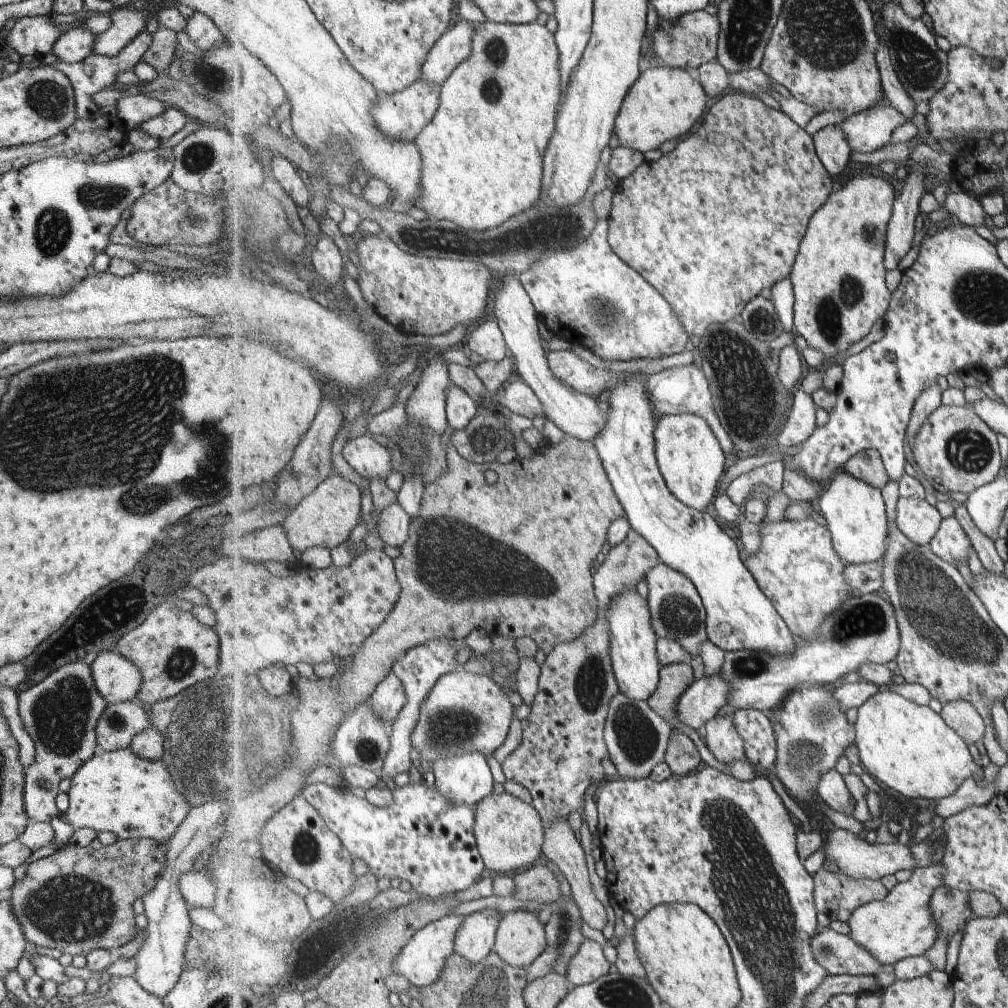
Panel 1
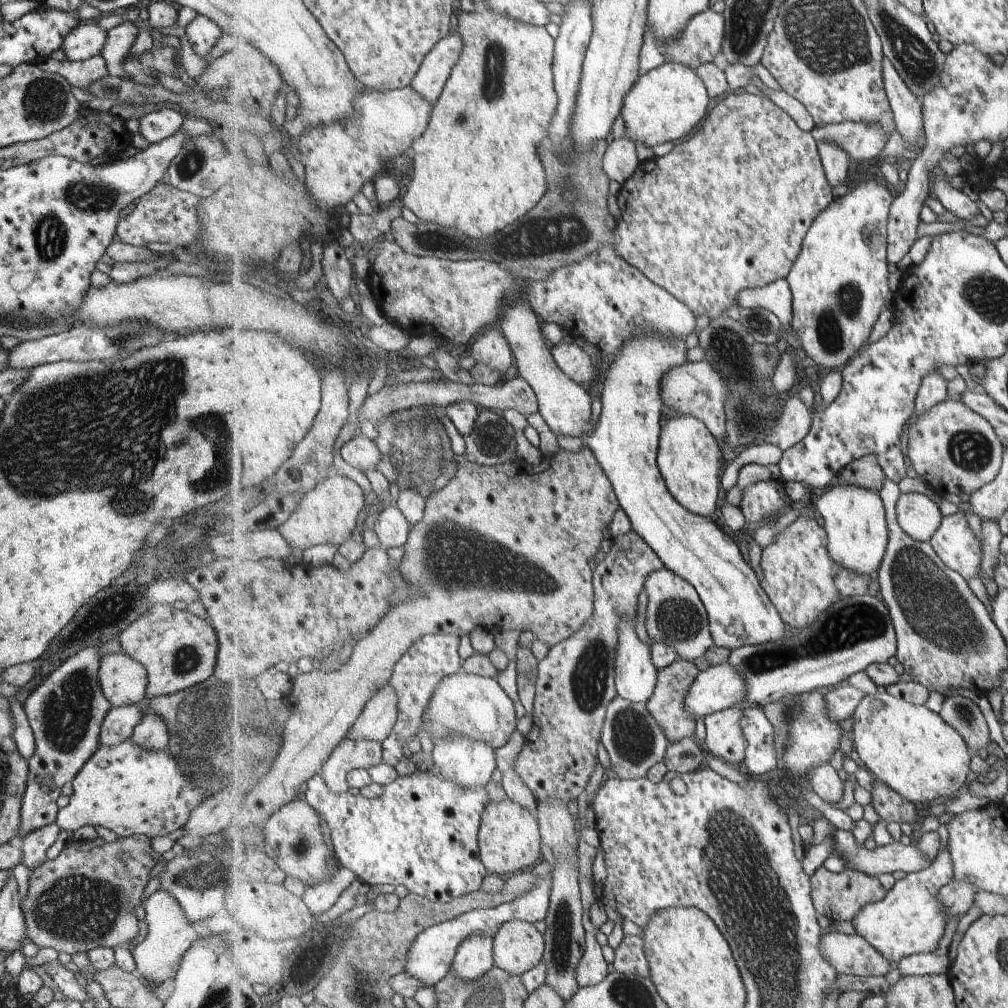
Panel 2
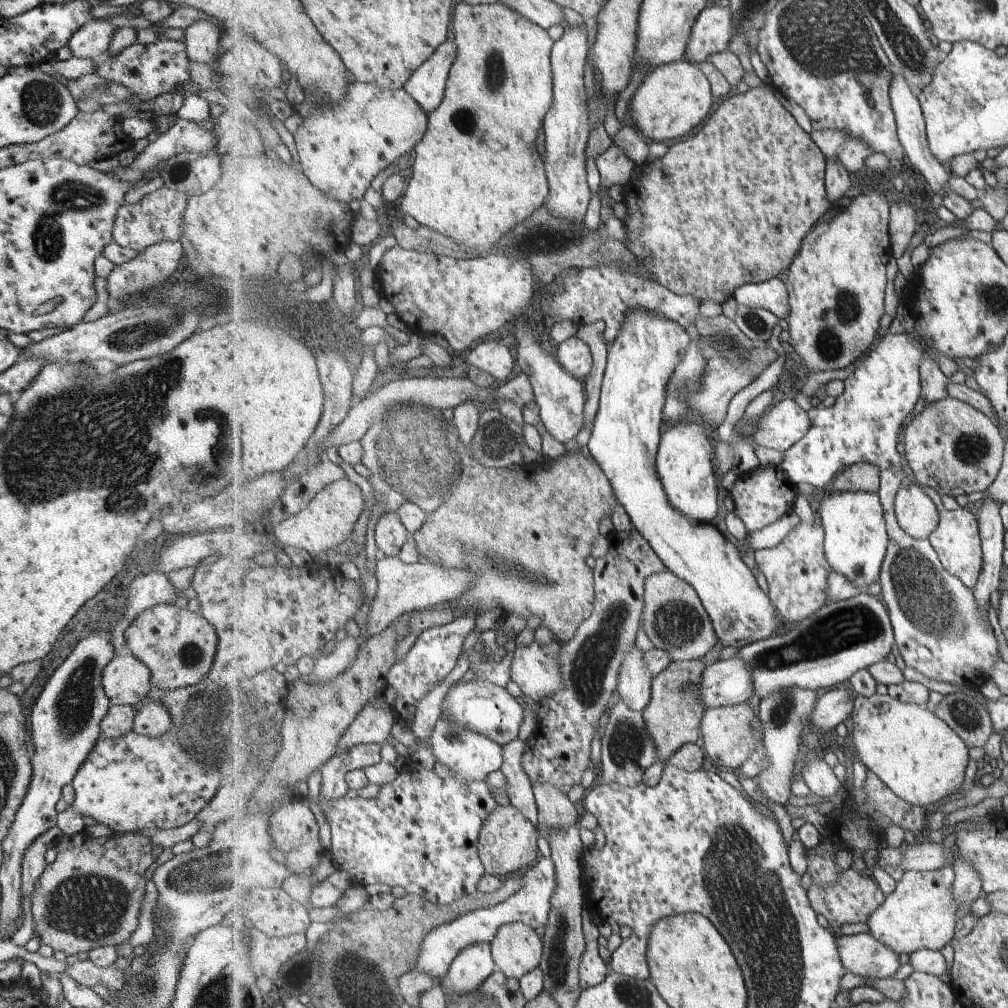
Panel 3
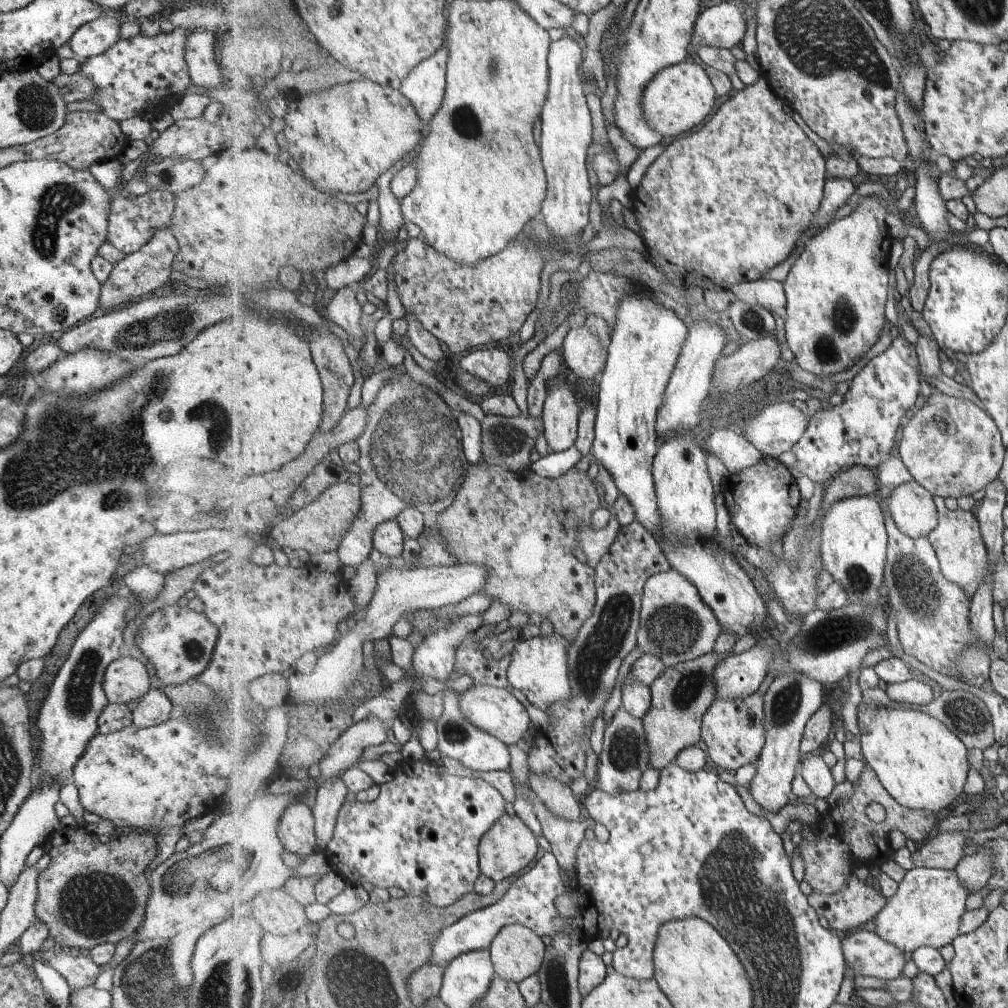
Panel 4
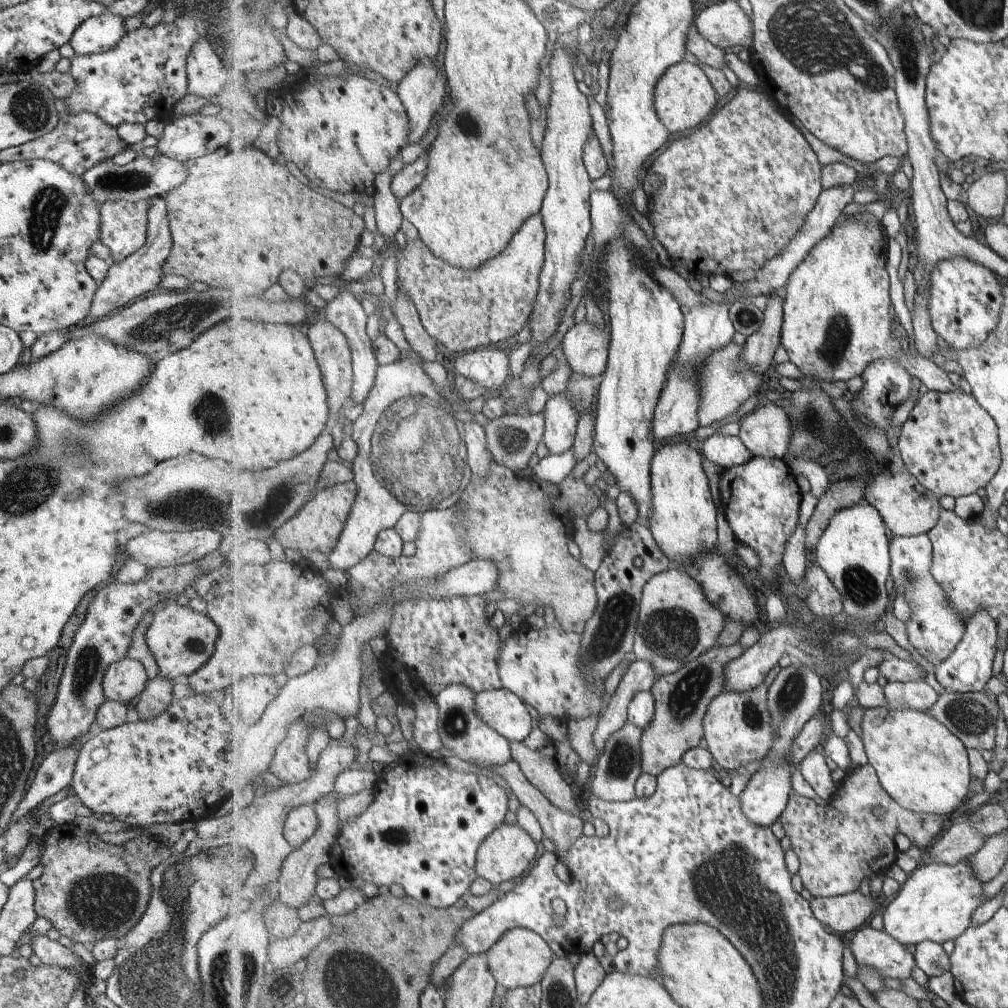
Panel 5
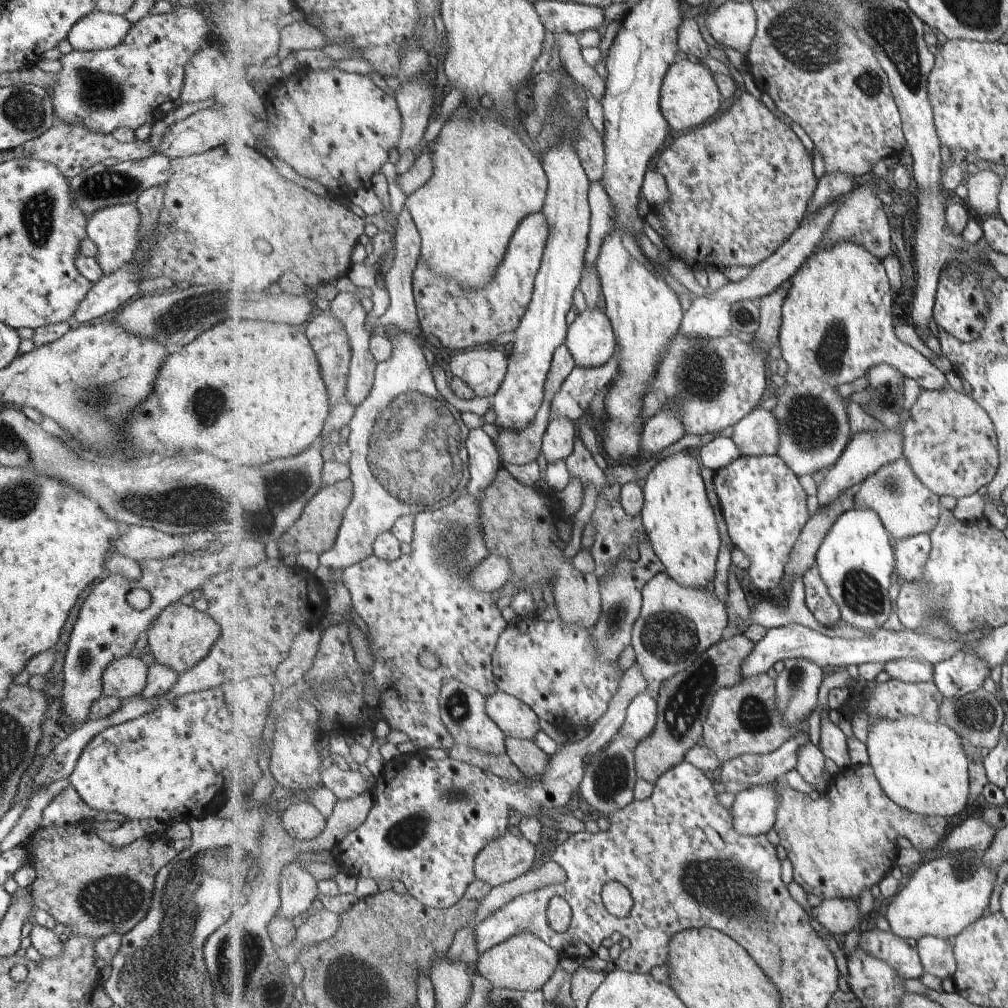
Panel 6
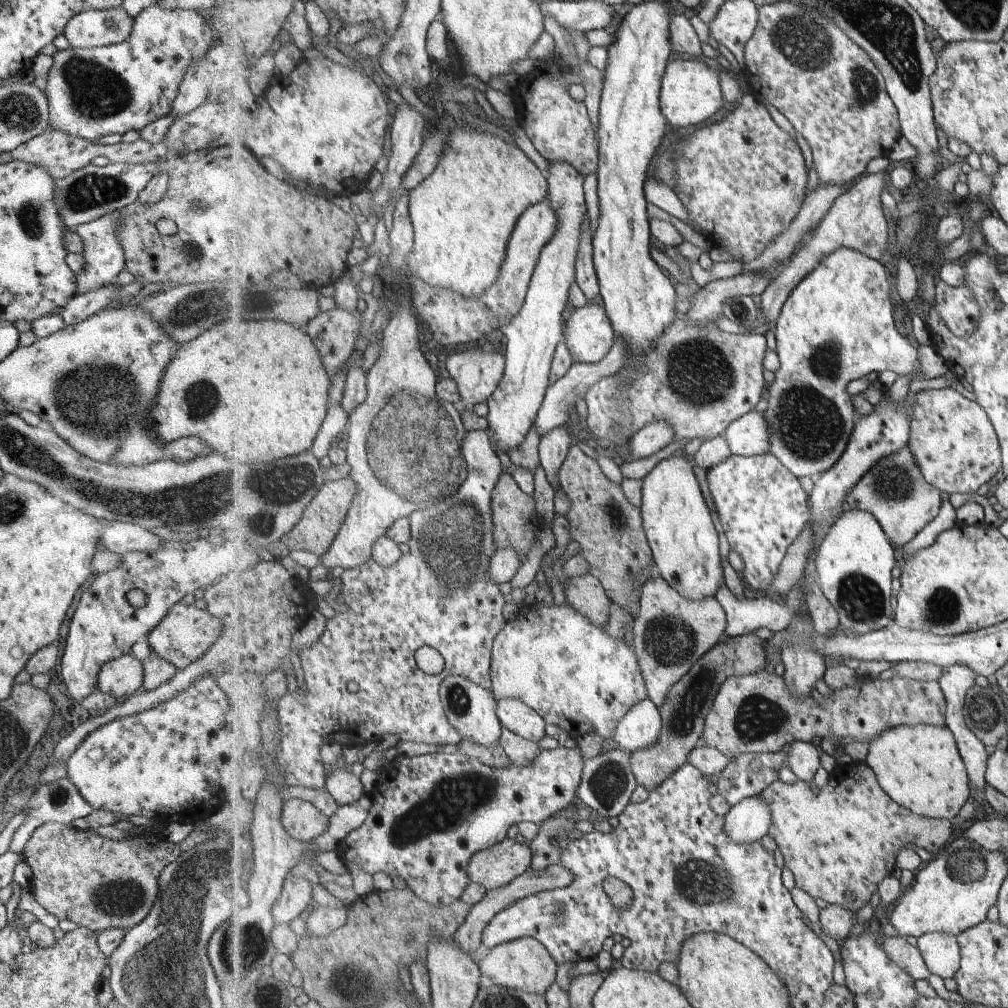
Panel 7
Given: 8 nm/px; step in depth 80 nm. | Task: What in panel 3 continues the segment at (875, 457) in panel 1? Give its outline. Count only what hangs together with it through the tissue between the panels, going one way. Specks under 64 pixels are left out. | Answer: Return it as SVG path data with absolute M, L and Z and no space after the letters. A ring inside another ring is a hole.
M867 462L849 466L832 482L832 491L837 492L880 492L881 470Z

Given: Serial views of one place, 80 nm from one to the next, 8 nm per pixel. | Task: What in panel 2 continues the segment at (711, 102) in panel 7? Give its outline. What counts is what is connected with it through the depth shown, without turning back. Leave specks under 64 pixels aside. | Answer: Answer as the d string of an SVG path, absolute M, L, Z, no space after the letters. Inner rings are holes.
M667 63L647 71L626 96L621 116L625 126L625 138L653 148L657 144L675 142L685 138L697 128L711 106L710 90L694 69L681 63Z

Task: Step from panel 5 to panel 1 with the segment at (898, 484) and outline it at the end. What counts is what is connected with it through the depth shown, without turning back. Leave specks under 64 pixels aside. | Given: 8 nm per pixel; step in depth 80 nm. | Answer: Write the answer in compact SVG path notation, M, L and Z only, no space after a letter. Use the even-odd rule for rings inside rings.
M915 495L900 497L896 504L895 524L901 532L915 544L929 544L939 532L944 519L936 505Z

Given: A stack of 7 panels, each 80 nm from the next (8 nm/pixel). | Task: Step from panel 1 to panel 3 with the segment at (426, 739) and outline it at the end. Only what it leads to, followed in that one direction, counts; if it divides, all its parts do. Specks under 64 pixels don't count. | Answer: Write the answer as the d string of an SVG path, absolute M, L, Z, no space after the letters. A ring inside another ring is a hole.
M477 678L469 682L460 680L449 690L443 711L453 722L459 722L461 726L494 739L495 742L505 747L518 738L523 718L525 718L524 706L521 706L515 699L512 691L497 686L489 680Z

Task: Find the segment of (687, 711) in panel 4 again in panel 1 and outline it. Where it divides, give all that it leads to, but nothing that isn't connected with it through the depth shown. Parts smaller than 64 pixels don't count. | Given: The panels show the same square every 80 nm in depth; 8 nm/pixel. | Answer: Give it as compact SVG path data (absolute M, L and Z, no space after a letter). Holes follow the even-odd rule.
M688 662L673 663L662 667L658 689L648 700L651 708L664 716L672 724L678 718L678 700L695 682L695 672Z

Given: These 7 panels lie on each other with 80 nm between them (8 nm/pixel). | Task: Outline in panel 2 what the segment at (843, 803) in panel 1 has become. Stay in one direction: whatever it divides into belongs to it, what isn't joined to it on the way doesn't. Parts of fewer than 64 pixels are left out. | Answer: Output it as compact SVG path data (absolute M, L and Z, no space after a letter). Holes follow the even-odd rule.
M827 763L817 767L807 779L807 786L823 801L835 805L845 796L845 784L839 778L839 772Z

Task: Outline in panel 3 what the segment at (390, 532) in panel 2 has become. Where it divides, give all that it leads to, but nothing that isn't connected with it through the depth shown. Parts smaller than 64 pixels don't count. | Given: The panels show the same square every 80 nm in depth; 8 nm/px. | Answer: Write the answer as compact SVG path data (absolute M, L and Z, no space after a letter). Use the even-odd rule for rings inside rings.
M398 512L383 514L376 524L376 546L382 556L399 557L410 536Z

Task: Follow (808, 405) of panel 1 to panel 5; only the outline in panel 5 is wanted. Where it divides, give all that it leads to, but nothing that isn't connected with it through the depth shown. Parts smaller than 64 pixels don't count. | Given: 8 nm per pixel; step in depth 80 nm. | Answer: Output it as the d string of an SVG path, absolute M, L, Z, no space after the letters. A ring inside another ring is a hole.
M764 403L741 419L741 438L757 457L785 459L792 444L792 422L786 408Z

